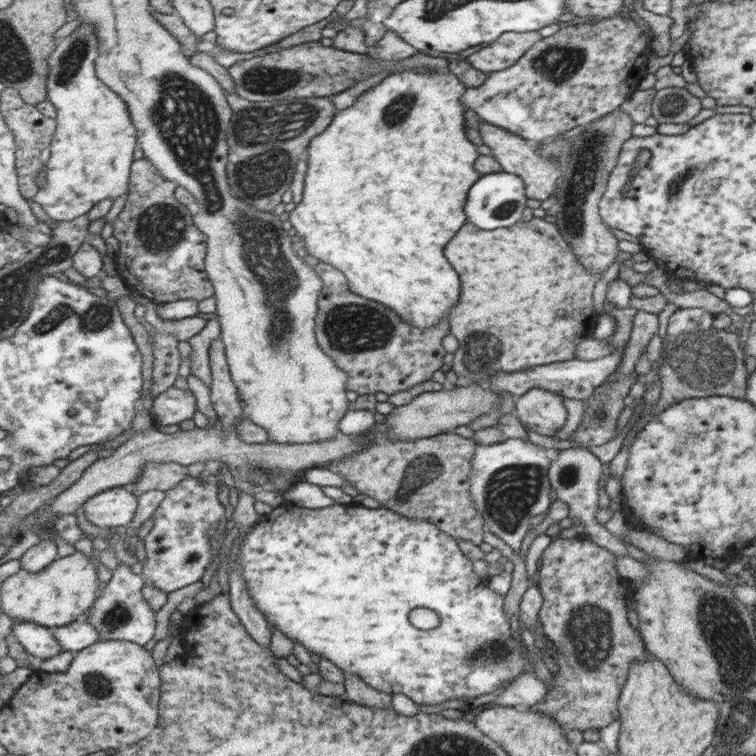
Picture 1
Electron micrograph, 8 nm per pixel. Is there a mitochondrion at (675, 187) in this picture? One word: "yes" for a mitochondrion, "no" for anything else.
yes

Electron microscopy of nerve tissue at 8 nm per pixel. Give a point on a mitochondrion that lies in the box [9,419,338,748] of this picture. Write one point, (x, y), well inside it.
(99, 686)

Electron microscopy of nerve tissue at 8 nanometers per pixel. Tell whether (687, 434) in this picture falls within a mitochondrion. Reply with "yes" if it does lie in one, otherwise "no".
yes

